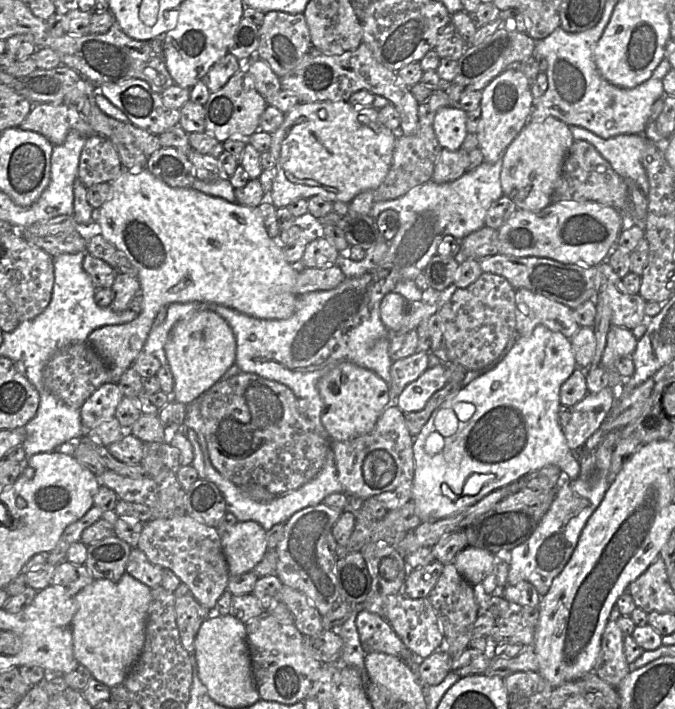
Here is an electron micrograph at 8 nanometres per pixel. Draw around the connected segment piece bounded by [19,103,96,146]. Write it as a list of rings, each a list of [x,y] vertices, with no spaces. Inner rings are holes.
[[[35,104],[19,128],[43,135],[54,146],[63,144],[71,131],[84,137],[96,134],[81,116],[76,105],[72,104]]]

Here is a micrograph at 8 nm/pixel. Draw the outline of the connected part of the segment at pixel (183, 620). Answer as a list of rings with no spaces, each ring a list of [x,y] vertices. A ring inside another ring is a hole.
[[[181,583],[173,593],[181,643],[189,654],[194,654],[196,635],[201,624],[211,616],[211,610],[201,605],[184,583]]]

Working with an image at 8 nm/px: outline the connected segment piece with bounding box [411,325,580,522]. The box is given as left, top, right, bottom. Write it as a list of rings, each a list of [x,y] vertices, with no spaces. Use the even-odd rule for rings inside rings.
[[[537,325],[531,335],[520,336],[493,369],[475,378],[442,403],[413,442],[415,472],[411,500],[421,522],[453,516],[491,492],[547,466],[557,466],[564,477],[575,479],[580,472],[579,452],[573,452],[568,447],[558,422],[558,411],[560,388],[576,368],[570,339],[544,325]]]

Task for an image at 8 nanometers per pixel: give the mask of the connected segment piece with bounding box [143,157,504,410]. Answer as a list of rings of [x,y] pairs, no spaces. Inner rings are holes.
[[[502,157],[495,163],[484,161],[455,181],[439,184],[431,180],[399,198],[374,202],[369,214],[375,219],[386,209],[397,211],[400,219],[399,230],[389,242],[383,260],[361,276],[346,277],[334,289],[298,295],[295,310],[289,318],[259,319],[214,303],[171,303],[163,307],[166,317],[161,324],[152,328],[143,351],[157,357],[162,366],[166,365],[165,346],[175,325],[197,312],[209,310],[222,316],[233,330],[236,338],[235,365],[239,370],[289,387],[297,398],[307,401],[308,410],[311,404],[307,397],[313,397],[314,392],[318,398],[321,397],[318,390],[320,378],[343,361],[374,371],[390,387],[393,361],[389,347],[392,332],[380,317],[383,297],[393,292],[399,281],[414,281],[437,254],[438,245],[446,235],[462,240],[485,226],[489,207],[504,195],[500,181],[501,169]]]

